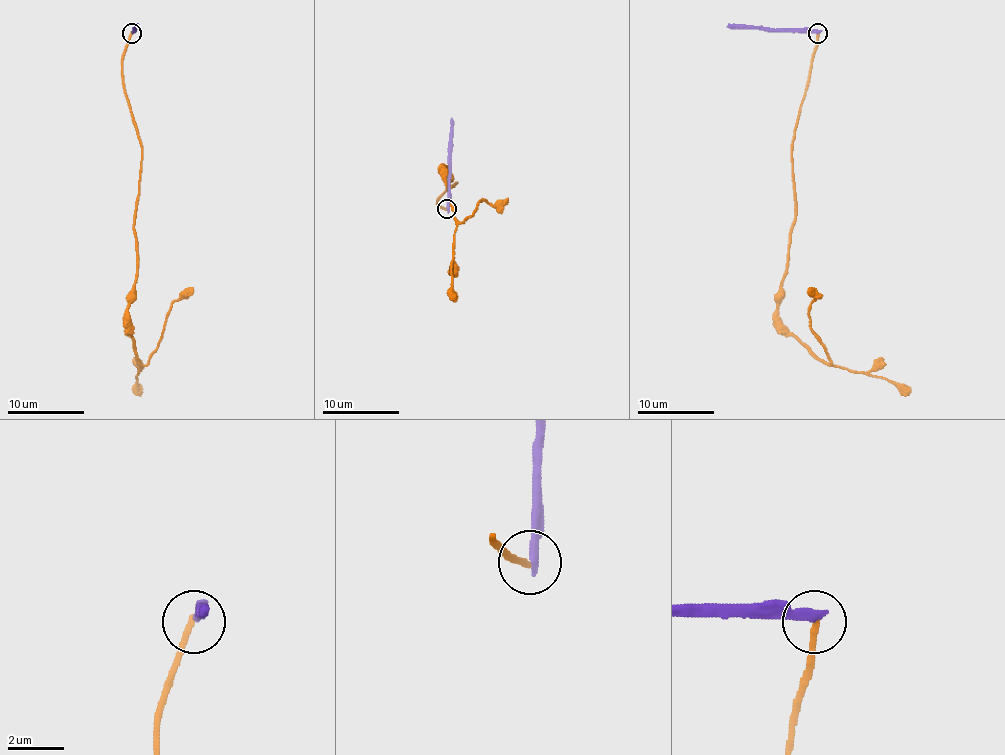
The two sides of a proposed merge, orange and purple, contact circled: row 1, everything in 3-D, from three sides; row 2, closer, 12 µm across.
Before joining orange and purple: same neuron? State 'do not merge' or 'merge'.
do not merge

